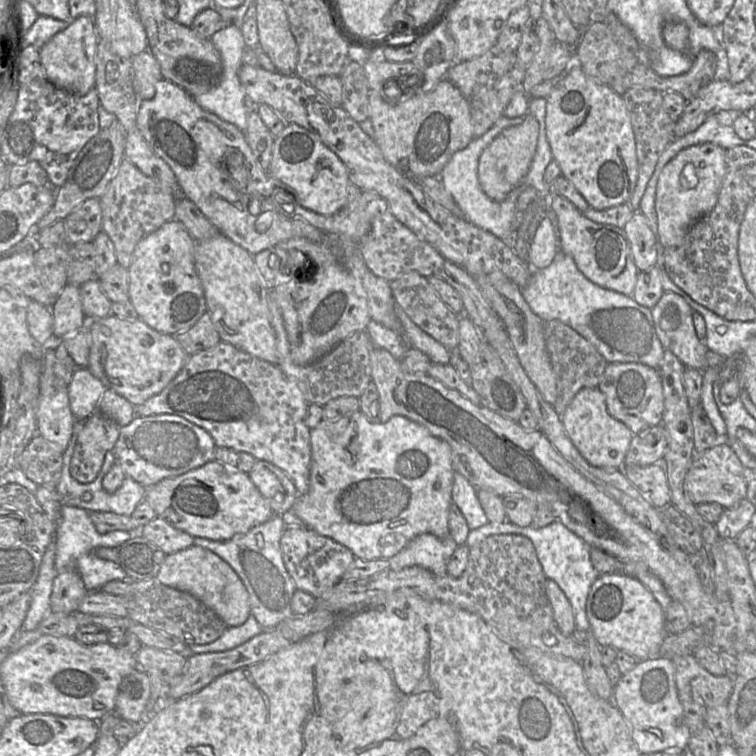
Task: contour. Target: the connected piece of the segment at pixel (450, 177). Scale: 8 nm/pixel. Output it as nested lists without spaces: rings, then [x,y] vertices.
[[[505,115],[500,117],[495,124],[480,137],[474,137],[463,149],[456,151],[444,165],[438,178],[444,188],[451,194],[454,201],[460,208],[463,217],[475,226],[482,228],[496,237],[508,243],[511,233],[522,223],[523,212],[517,212],[516,204],[518,196],[526,188],[519,184],[508,196],[500,202],[491,200],[482,190],[478,181],[478,161],[482,151],[506,128],[523,123],[525,117],[509,118]]]

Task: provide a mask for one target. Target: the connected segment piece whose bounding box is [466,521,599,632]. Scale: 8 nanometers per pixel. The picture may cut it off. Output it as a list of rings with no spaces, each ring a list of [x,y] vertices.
[[[508,521],[503,523],[489,522],[480,528],[471,530],[466,540],[466,545],[471,548],[487,537],[498,534],[521,535],[531,540],[545,576],[557,583],[571,603],[575,616],[576,630],[588,632],[590,624],[586,615],[587,598],[592,584],[599,576],[591,561],[591,547],[560,521],[555,521],[540,529],[532,528],[531,526],[520,527]]]

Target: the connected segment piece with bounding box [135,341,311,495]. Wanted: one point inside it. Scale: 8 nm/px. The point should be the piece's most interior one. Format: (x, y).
(246, 404)

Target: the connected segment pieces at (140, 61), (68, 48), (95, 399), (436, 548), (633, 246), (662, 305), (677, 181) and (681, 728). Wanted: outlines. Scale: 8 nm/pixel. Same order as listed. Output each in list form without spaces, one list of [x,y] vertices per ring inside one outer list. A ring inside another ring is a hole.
[[[149,50],[135,55],[131,60],[135,93],[142,100],[153,98],[157,82],[163,79],[159,62]]]
[[[79,16],[73,18],[66,28],[57,32],[39,49],[40,62],[48,80],[71,93],[87,94],[95,86],[95,55],[98,40],[99,36],[92,17]]]
[[[88,369],[73,372],[68,385],[68,398],[74,419],[85,421],[97,411],[104,390],[103,384]]]
[[[420,534],[389,560],[389,569],[400,570],[419,566],[434,574],[447,574],[449,558],[458,547],[451,536],[441,539],[432,534]]]
[[[635,212],[623,230],[629,242],[633,261],[639,271],[646,271],[657,263],[656,238],[646,217]]]
[[[664,292],[657,304],[651,308],[657,336],[664,349],[671,351],[684,366],[703,371],[707,368],[706,354],[709,351],[703,340],[699,339],[693,324],[694,310],[679,295]]]
[[[712,143],[690,146],[665,165],[656,187],[655,210],[659,241],[666,248],[678,246],[691,226],[716,205],[726,173],[726,149]]]
[[[655,657],[638,664],[622,675],[613,687],[612,703],[627,724],[629,734],[641,755],[662,751],[687,751],[690,730],[675,683],[672,659]]]

